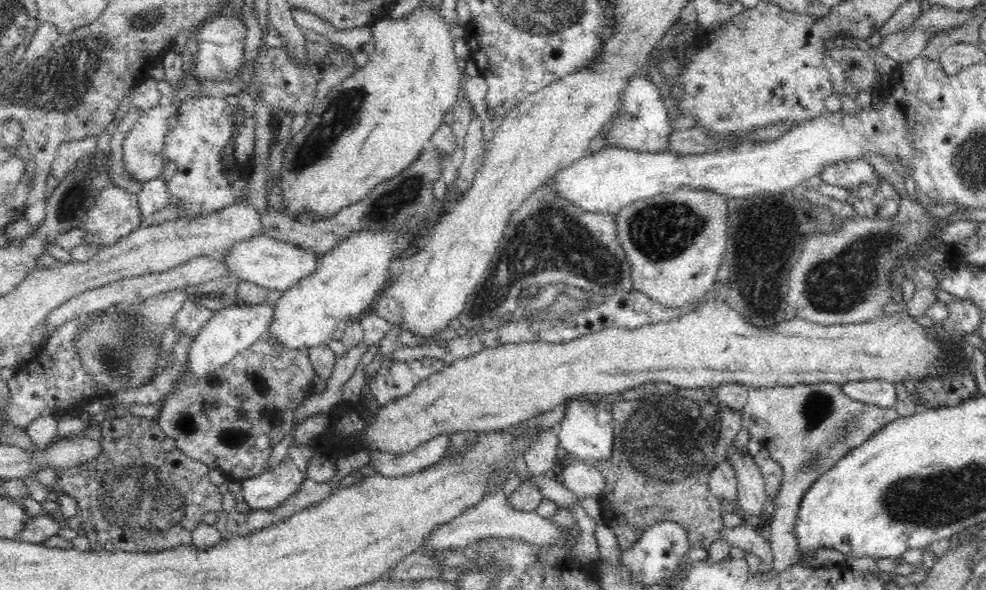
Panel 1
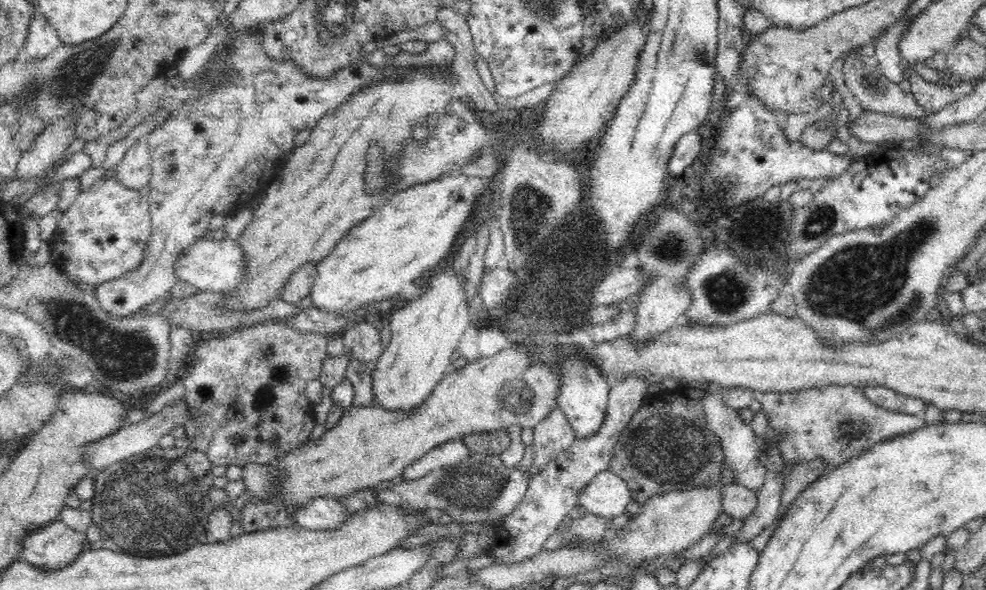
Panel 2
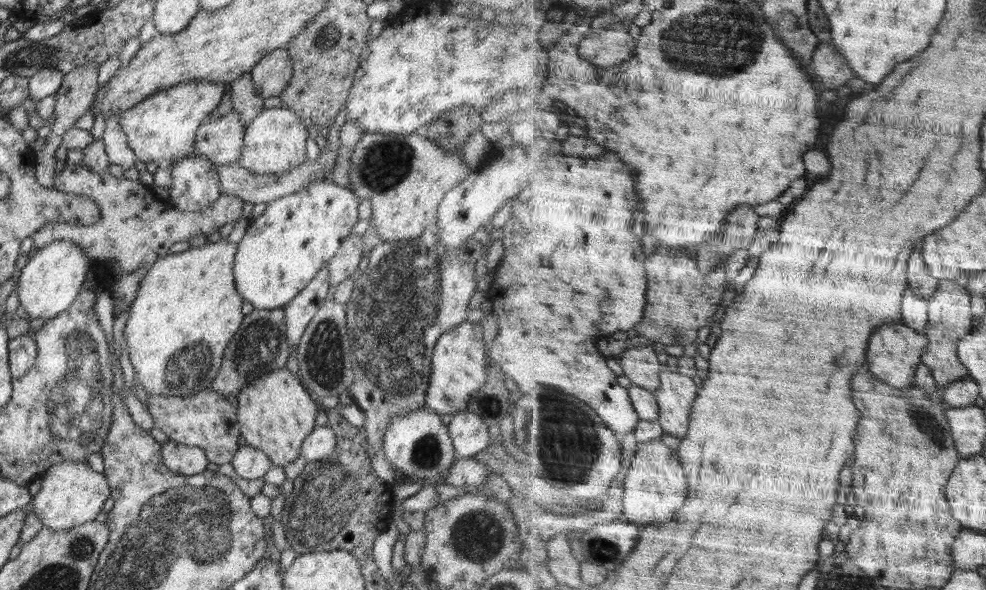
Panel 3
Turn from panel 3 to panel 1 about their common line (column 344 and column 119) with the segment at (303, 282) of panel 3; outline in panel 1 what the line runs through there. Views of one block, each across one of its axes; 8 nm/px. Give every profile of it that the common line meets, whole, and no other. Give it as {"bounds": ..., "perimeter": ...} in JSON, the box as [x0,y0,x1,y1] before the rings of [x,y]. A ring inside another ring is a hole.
{"bounds":[80,185,142,250],"perimeter":[[[112,185],[92,200],[88,218],[80,228],[89,234],[84,244],[95,244],[100,250],[140,227],[142,215],[138,197],[126,189]]]}

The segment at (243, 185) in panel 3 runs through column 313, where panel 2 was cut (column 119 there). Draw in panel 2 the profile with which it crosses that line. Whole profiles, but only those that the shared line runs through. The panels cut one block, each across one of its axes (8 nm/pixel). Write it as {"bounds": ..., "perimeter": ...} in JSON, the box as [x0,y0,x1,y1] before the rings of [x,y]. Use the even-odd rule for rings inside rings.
{"bounds":[114,137,151,190],"perimeter":[[[147,137],[138,140],[114,168],[115,176],[126,188],[139,190],[151,179],[151,153]]]}

